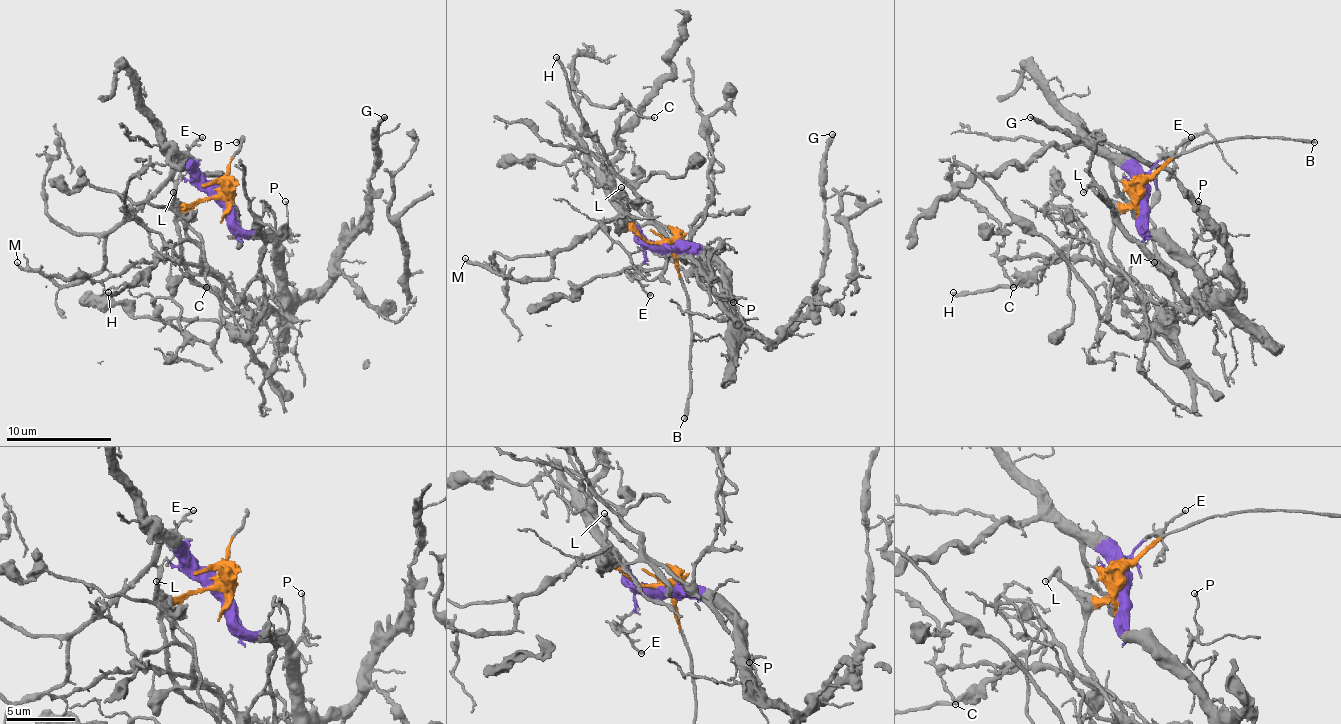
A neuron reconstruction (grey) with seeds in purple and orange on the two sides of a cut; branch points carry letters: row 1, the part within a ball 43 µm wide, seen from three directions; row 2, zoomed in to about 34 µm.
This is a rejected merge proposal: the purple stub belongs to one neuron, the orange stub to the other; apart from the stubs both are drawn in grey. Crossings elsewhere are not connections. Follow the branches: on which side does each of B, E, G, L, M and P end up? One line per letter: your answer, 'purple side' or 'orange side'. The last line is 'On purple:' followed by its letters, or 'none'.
B: orange side
E: purple side
G: purple side
L: orange side
M: purple side
P: purple side
On purple: E, G, M, P

